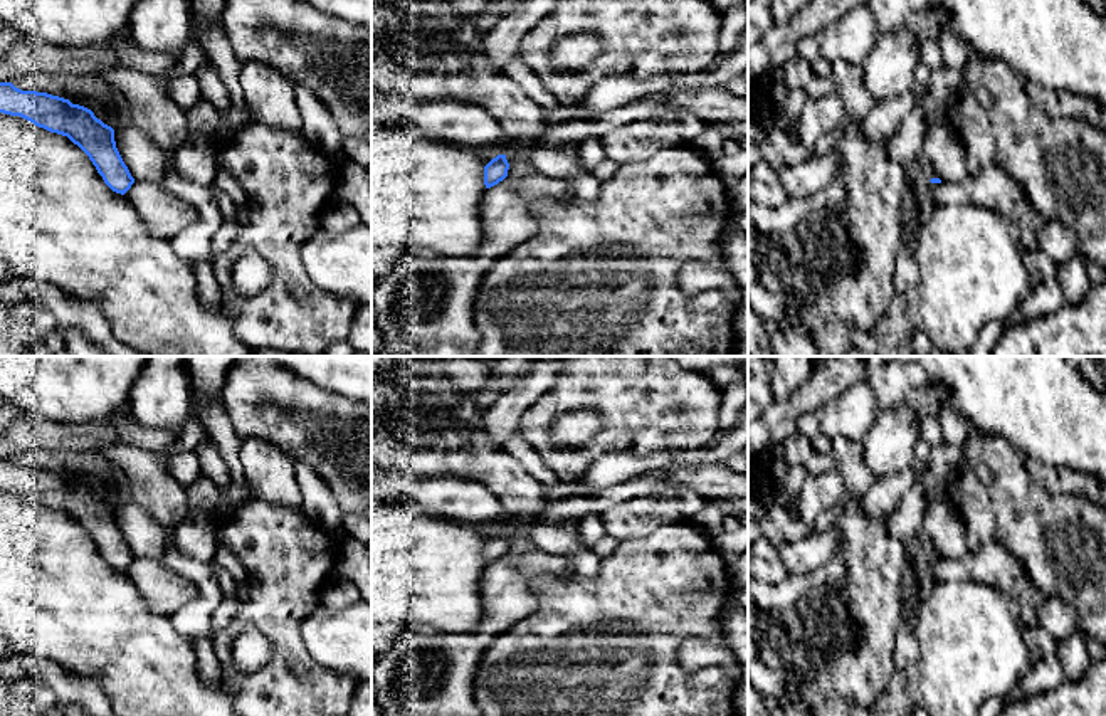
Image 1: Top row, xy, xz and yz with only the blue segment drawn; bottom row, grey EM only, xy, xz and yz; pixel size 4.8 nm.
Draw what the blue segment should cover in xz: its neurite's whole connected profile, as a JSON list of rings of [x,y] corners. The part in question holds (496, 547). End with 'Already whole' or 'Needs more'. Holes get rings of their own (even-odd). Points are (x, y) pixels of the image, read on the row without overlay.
[[[498,531],[484,543],[484,561],[491,565],[508,553],[509,540],[506,531]]]. Already whole

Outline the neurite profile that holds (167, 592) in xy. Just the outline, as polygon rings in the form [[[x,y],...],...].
[[[134,558],[124,573],[160,613],[173,615],[198,597],[193,582],[155,560]]]

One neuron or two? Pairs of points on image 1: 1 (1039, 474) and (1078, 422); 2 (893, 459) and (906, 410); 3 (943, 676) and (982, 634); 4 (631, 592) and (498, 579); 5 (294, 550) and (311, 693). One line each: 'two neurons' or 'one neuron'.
1: two neurons
2: one neuron
3: one neuron
4: two neurons
5: one neuron

